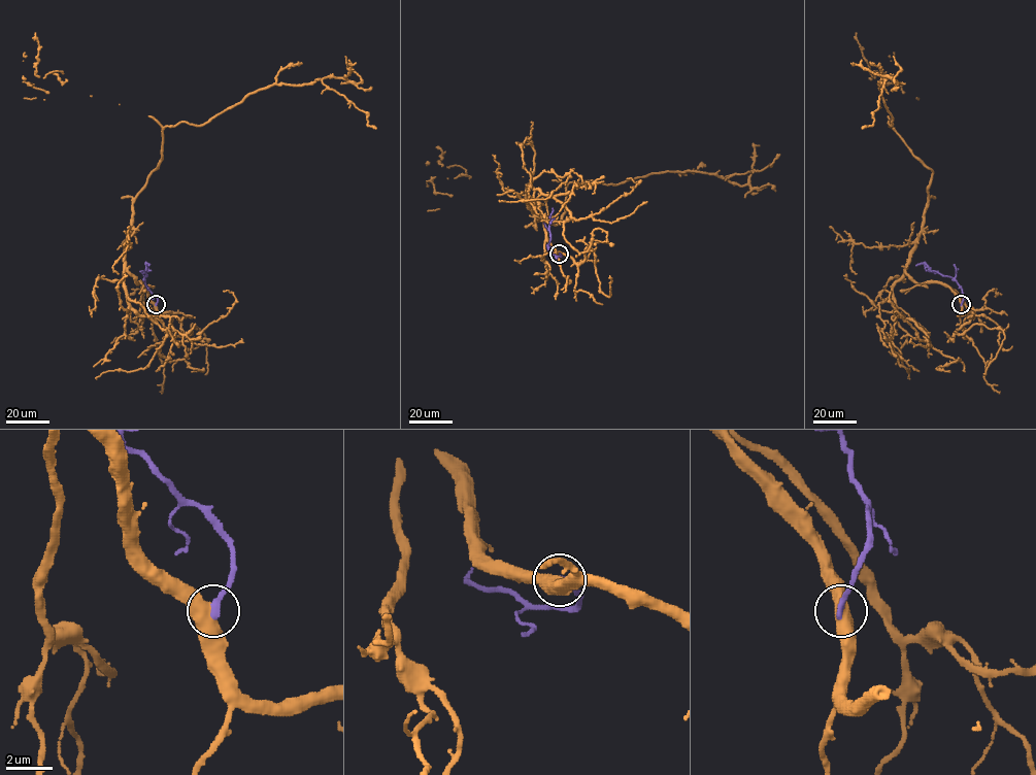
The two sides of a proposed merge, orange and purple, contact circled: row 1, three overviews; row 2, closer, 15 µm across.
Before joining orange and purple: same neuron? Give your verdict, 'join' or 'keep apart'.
keep apart

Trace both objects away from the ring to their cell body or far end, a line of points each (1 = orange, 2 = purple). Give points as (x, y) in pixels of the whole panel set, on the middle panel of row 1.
1: (560, 254), (531, 198), (536, 218), (556, 225), (570, 182), (696, 170), (724, 178), (761, 170), (779, 155)
2: (560, 254), (561, 256), (557, 256), (548, 249), (553, 208)

